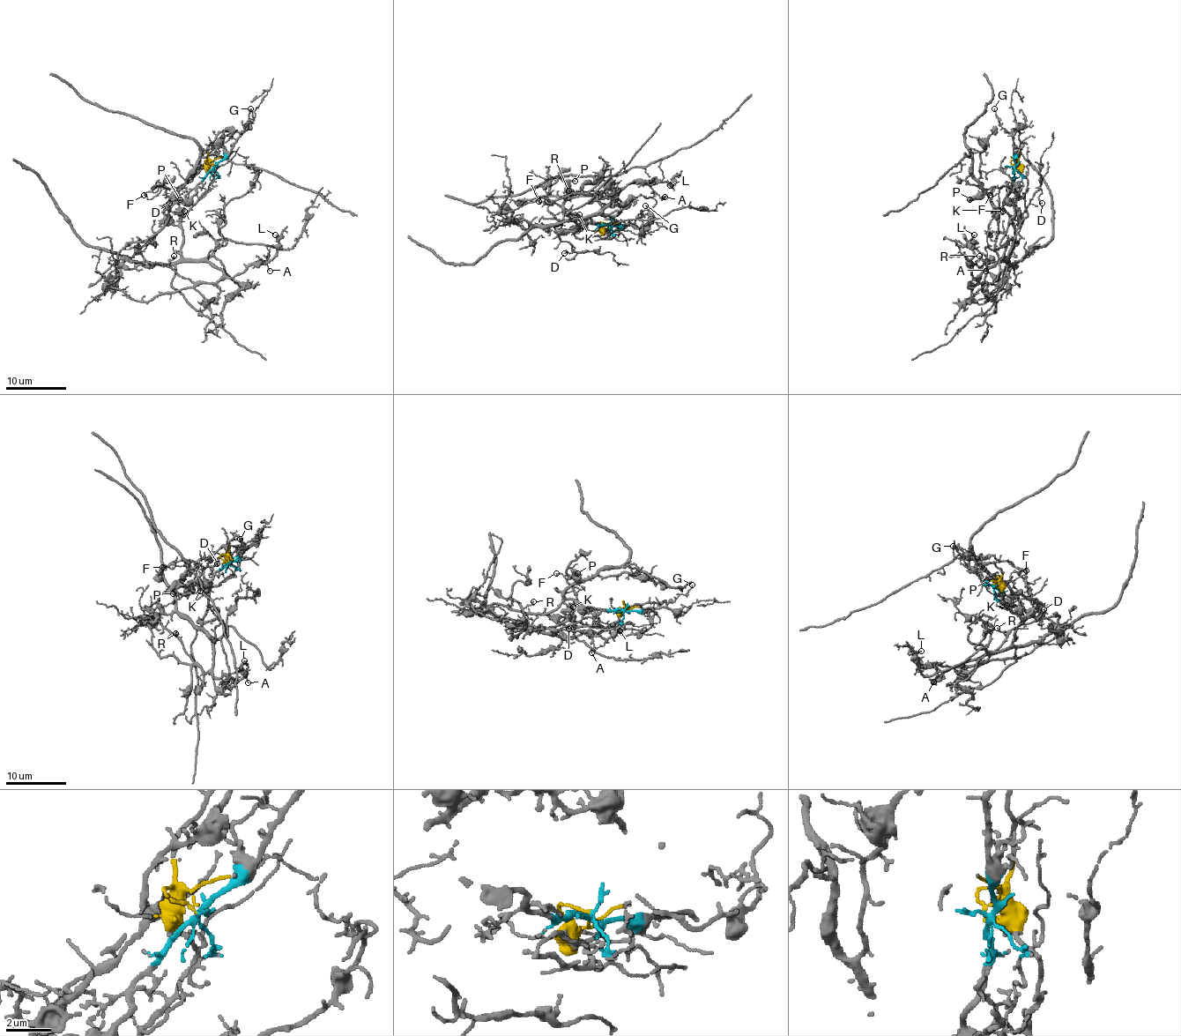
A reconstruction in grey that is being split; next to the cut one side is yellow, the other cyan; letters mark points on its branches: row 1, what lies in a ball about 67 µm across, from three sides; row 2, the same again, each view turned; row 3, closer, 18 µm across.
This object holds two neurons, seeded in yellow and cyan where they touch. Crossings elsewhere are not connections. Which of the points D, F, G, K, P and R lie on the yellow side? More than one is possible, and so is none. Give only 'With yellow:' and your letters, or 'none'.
With yellow: D, F, G, R

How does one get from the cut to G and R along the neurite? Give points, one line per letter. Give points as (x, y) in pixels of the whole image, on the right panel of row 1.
G: (1013, 167), (1019, 157), (1019, 133), (1013, 130), (1008, 133), (998, 121), (993, 108)
R: (1013, 167), (1016, 161), (1027, 182), (1027, 216), (1008, 257), (976, 279), (983, 283), (986, 266), (978, 256)

